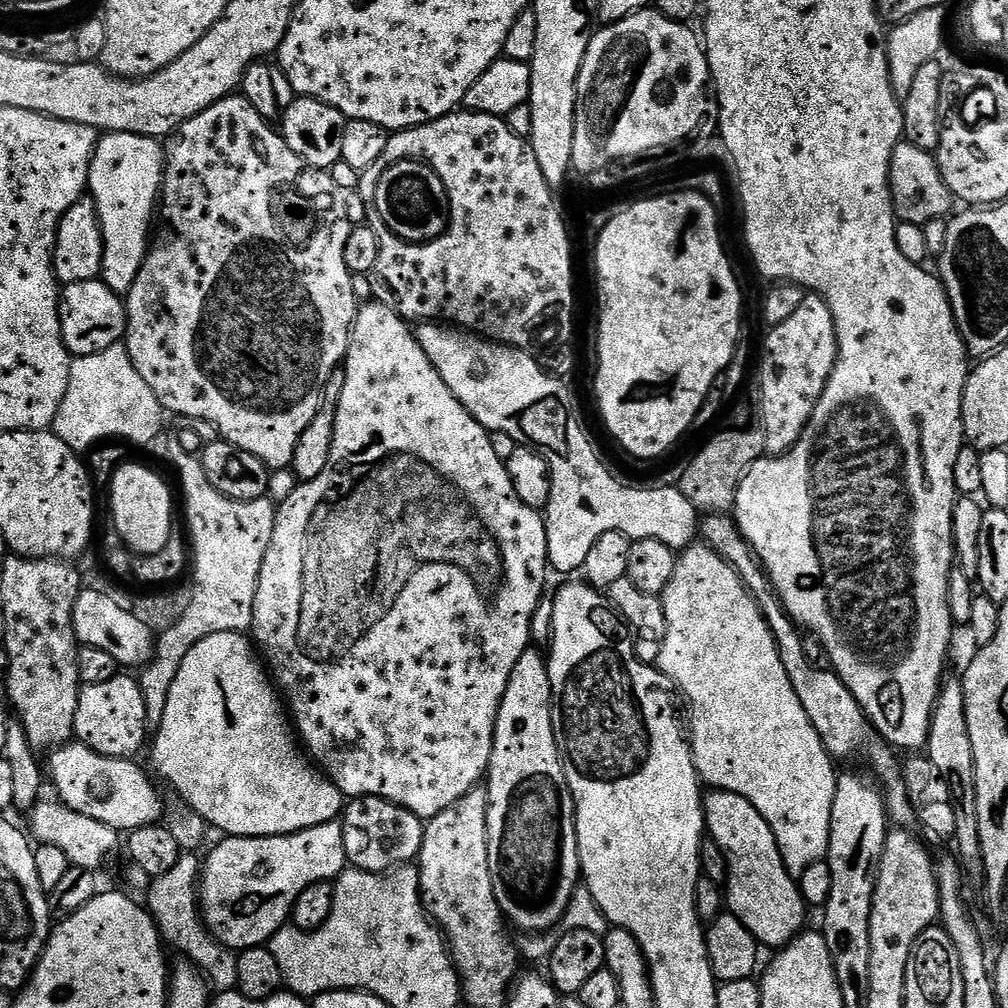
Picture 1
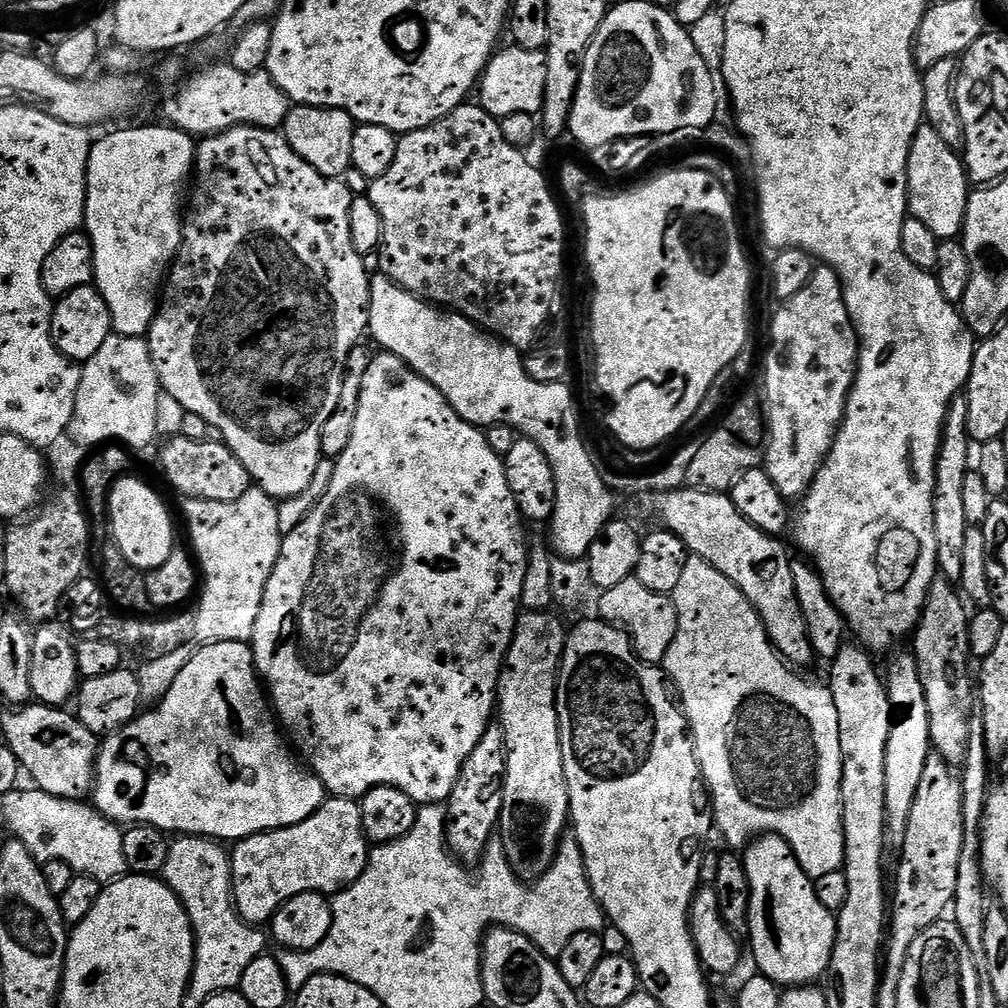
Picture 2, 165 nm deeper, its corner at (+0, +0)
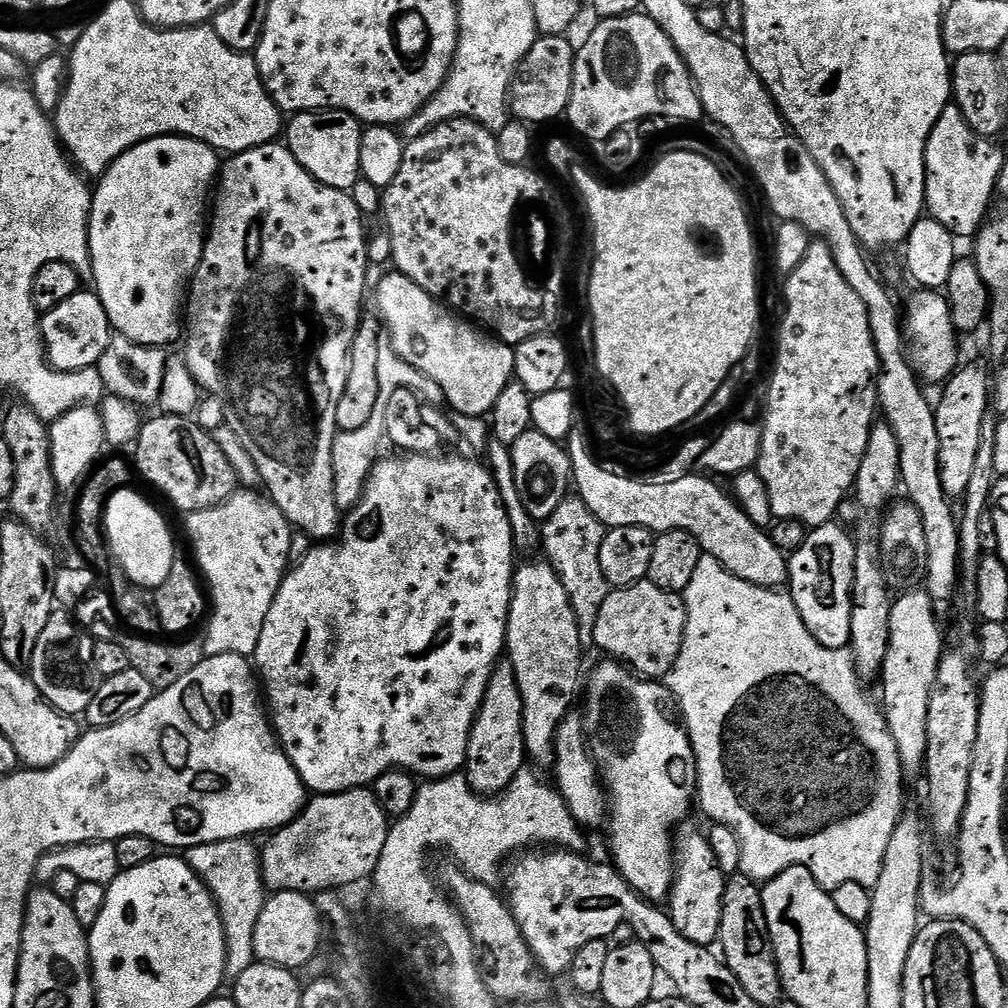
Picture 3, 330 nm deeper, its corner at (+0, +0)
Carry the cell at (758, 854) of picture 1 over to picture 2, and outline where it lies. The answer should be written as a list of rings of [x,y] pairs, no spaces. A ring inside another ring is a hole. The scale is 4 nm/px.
[[[762,834],[743,849],[742,859],[746,866],[746,878],[750,878],[750,906],[748,907],[748,930],[746,940],[752,943],[752,956],[756,959],[759,975],[765,976],[773,980],[775,984],[781,986],[812,986],[817,983],[819,976],[823,977],[830,966],[830,958],[834,950],[834,942],[836,941],[836,917],[830,910],[826,910],[826,906],[822,906],[822,902],[818,902],[818,894],[816,893],[816,885],[809,876],[804,873],[802,866],[798,862],[798,858],[793,854],[792,847],[788,845],[781,836],[771,834]]]

